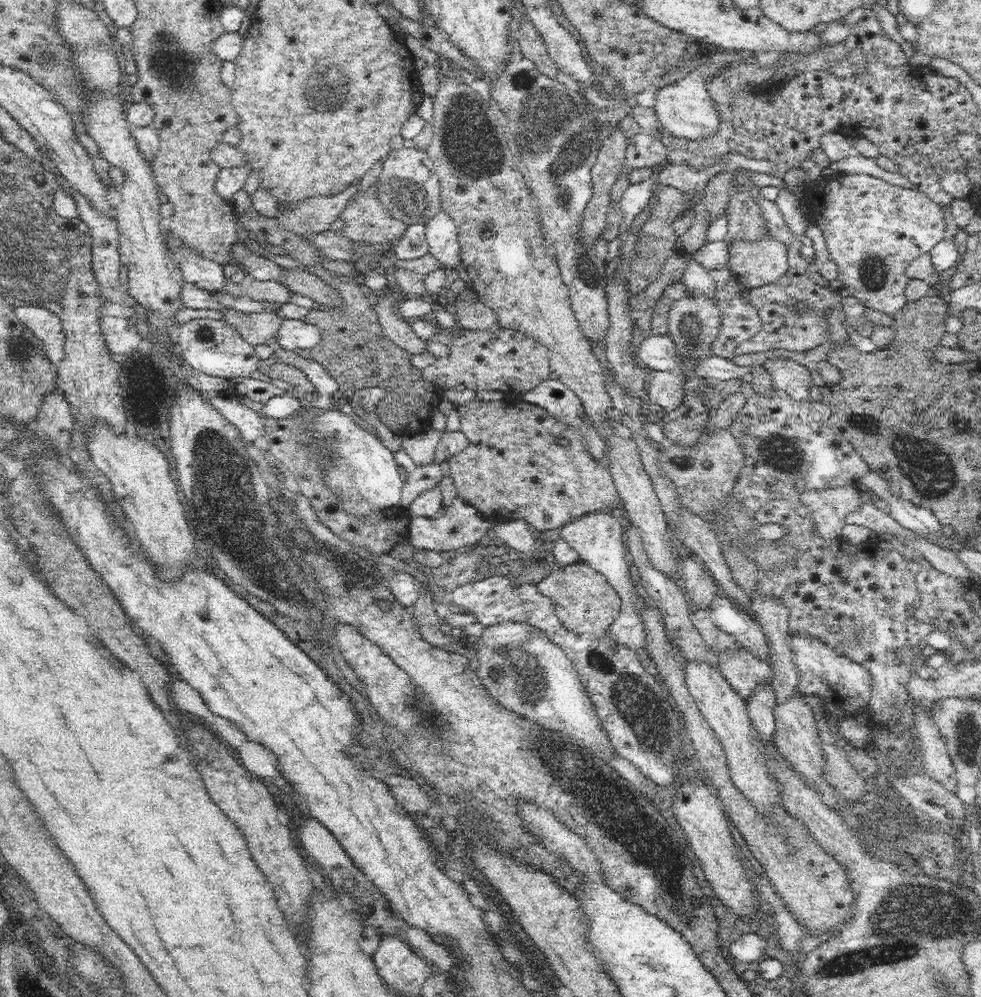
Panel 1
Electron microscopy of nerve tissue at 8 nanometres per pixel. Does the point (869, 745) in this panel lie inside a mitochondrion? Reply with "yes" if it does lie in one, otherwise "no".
no

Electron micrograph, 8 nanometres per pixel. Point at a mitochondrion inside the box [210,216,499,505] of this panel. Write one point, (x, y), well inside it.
(299, 442)

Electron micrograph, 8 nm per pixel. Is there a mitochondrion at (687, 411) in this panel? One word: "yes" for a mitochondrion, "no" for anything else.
no

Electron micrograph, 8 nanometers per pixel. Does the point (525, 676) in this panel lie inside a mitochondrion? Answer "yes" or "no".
yes

